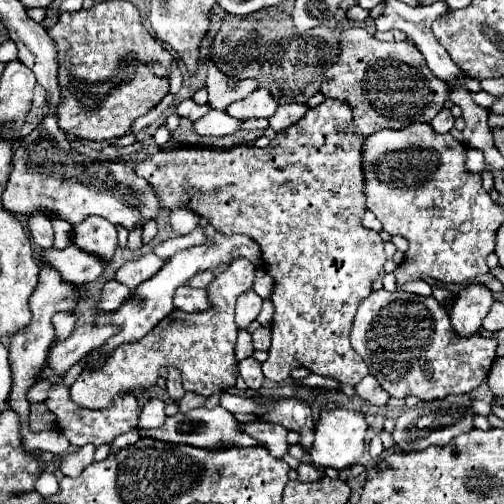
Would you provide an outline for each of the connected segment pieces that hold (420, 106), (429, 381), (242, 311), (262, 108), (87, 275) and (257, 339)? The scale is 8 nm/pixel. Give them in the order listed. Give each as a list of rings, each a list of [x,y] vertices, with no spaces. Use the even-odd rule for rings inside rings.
[[[352,27],[340,35],[340,55],[326,73],[320,91],[326,97],[346,101],[354,111],[356,133],[368,137],[382,129],[404,129],[416,121],[430,123],[444,107],[448,83],[436,79],[420,51],[406,41],[384,43],[362,27]]]
[[[380,291],[370,293],[356,311],[350,341],[354,351],[368,363],[370,373],[392,397],[414,395],[420,403],[444,399],[448,395],[464,395],[476,389],[486,377],[496,359],[496,339],[486,339],[482,335],[462,337],[454,331],[448,309],[442,307],[434,297],[422,295],[380,295]]]
[[[248,291],[248,293],[240,295],[236,301],[236,325],[240,329],[246,329],[258,317],[260,307],[262,307],[262,299],[258,293]]]
[[[260,87],[254,93],[250,93],[246,99],[234,101],[226,113],[236,119],[250,119],[250,117],[270,117],[278,107],[278,101],[274,99],[272,91],[268,87]]]
[[[74,245],[66,247],[66,249],[52,247],[48,251],[42,251],[40,255],[42,255],[44,263],[48,263],[50,267],[56,267],[62,273],[64,281],[70,281],[76,285],[96,281],[106,267],[106,263],[98,255],[86,253]]]
[[[260,326],[253,334],[252,341],[255,350],[268,351],[271,345],[271,330]]]

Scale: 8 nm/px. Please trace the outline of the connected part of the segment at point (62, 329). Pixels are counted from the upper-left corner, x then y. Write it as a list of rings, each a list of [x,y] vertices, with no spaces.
[[[56,315],[56,319],[52,323],[54,323],[54,329],[56,329],[56,337],[64,339],[64,335],[72,333],[76,317],[74,315]]]

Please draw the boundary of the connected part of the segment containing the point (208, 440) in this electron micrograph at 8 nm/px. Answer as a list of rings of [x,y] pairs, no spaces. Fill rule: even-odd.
[[[214,407],[214,409],[192,409],[188,413],[178,413],[166,419],[164,427],[158,427],[156,431],[140,431],[142,437],[154,437],[154,439],[162,439],[168,443],[186,443],[186,445],[194,445],[194,447],[204,447],[204,449],[216,449],[218,443],[226,445],[226,447],[251,447],[256,446],[255,439],[250,437],[248,433],[242,431],[242,423],[224,407]]]

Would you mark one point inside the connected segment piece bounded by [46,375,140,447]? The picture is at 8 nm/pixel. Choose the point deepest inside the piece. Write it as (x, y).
(81, 426)

